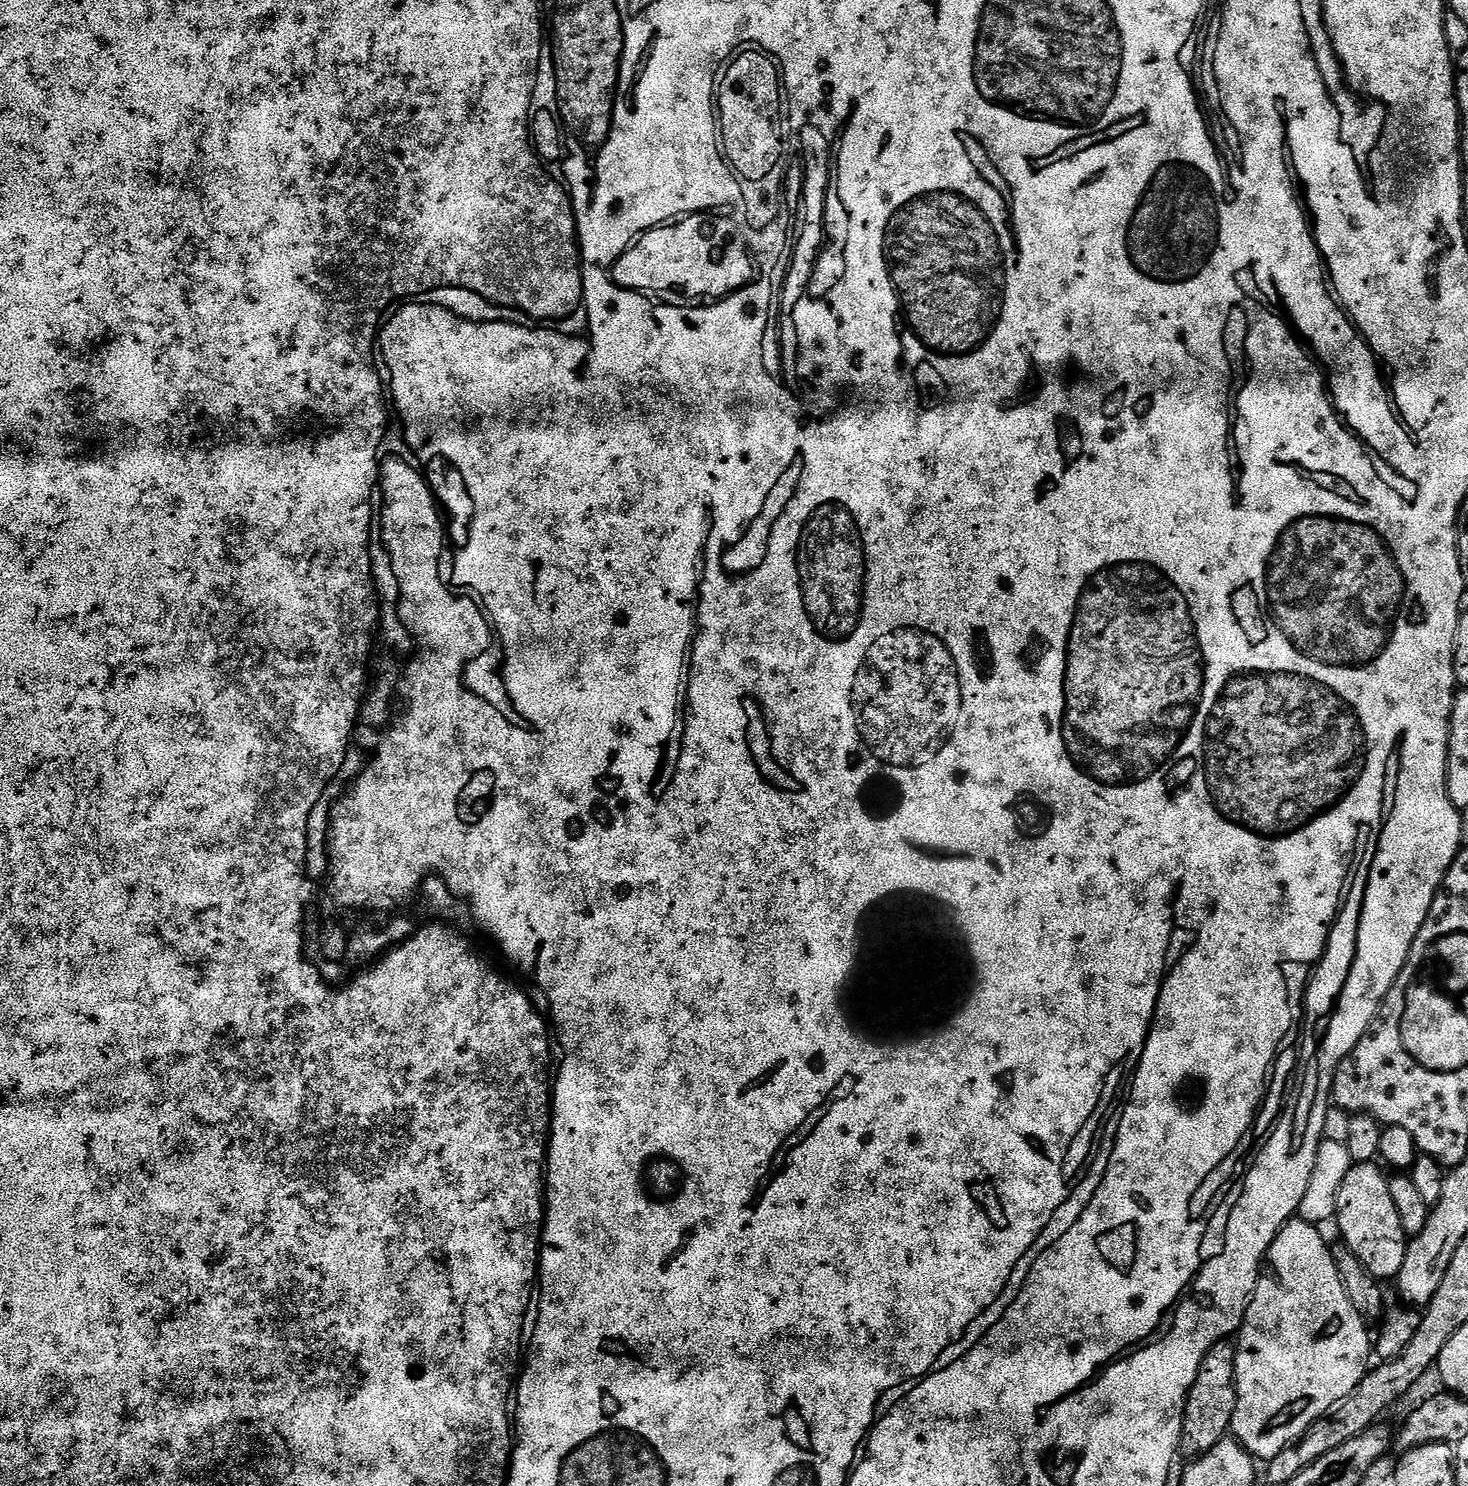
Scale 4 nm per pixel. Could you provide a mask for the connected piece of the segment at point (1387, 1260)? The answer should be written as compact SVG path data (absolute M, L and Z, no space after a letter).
M1353 1163L1350 1174L1346 1174L1342 1182L1342 1190L1338 1190L1334 1224L1340 1227L1343 1247L1354 1253L1370 1275L1387 1282L1400 1273L1408 1240L1402 1230L1402 1218L1398 1218L1398 1209L1394 1206L1394 1198L1390 1198L1388 1176L1379 1163Z

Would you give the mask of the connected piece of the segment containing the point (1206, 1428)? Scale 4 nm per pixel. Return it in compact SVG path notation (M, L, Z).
M1220 1340L1206 1350L1206 1358L1202 1358L1202 1366L1198 1366L1198 1378L1194 1378L1194 1386L1190 1386L1188 1391L1179 1455L1195 1458L1214 1450L1214 1446L1229 1435L1235 1409L1236 1345L1228 1340Z

